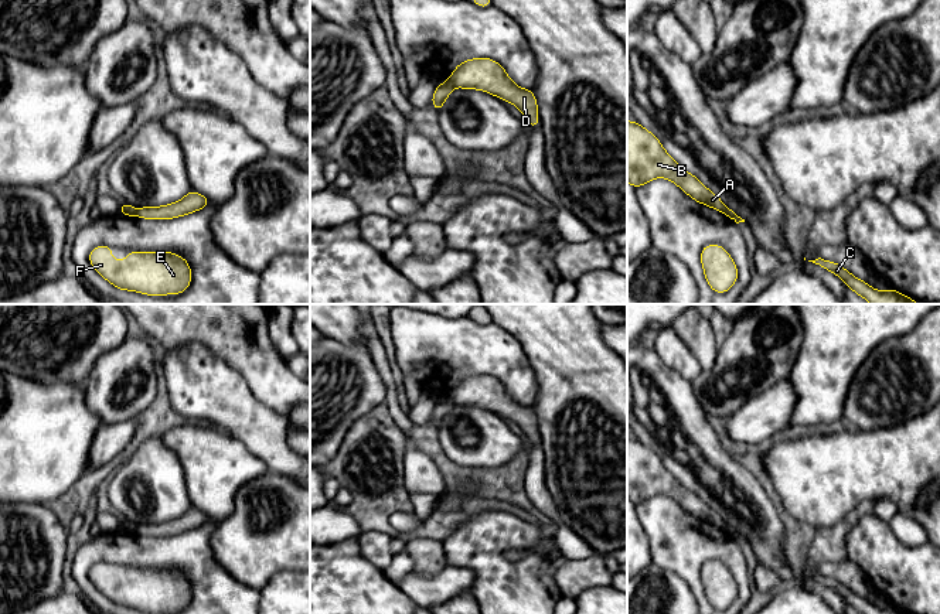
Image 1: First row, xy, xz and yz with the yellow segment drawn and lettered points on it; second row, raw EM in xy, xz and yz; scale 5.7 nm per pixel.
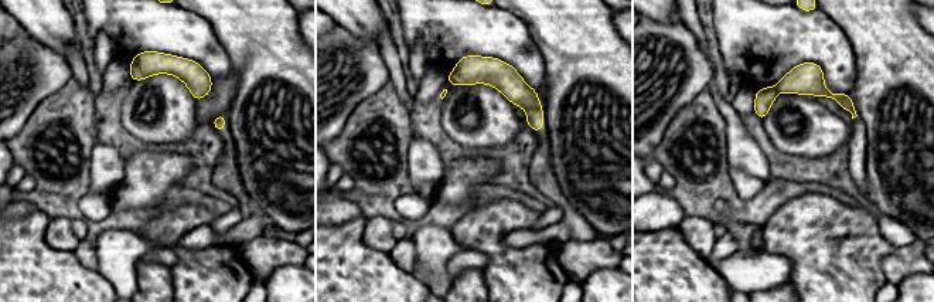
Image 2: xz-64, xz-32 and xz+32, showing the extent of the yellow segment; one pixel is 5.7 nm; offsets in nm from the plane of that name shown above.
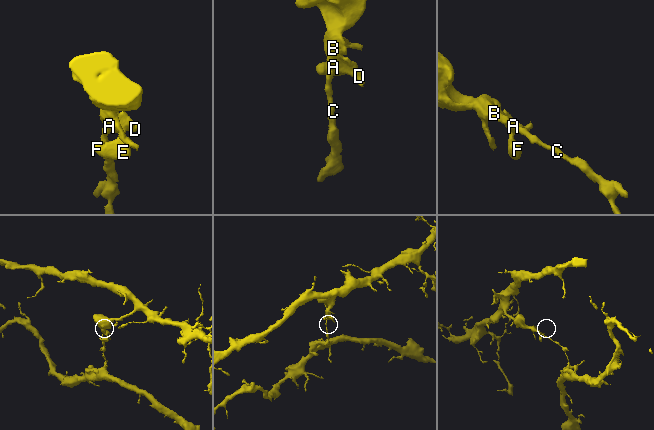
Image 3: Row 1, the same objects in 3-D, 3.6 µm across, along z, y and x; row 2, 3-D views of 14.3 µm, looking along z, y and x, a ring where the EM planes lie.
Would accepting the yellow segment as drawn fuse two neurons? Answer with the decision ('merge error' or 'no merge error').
merge error

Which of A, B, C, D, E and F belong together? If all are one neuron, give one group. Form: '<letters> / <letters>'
A B D E F / C

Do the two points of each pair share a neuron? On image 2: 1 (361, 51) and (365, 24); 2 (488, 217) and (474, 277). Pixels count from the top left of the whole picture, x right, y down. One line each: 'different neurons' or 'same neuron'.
1: different neurons
2: different neurons

